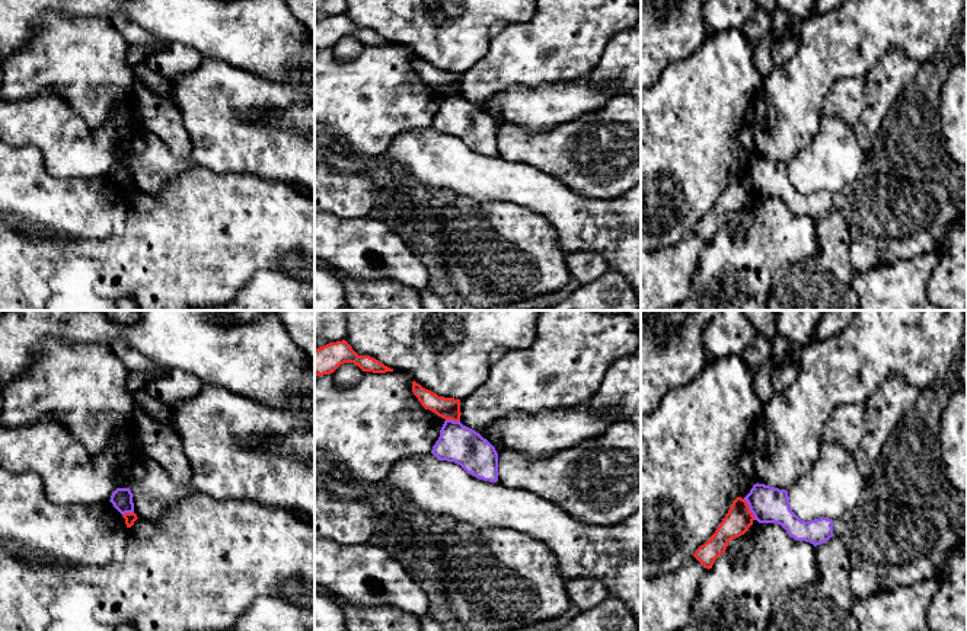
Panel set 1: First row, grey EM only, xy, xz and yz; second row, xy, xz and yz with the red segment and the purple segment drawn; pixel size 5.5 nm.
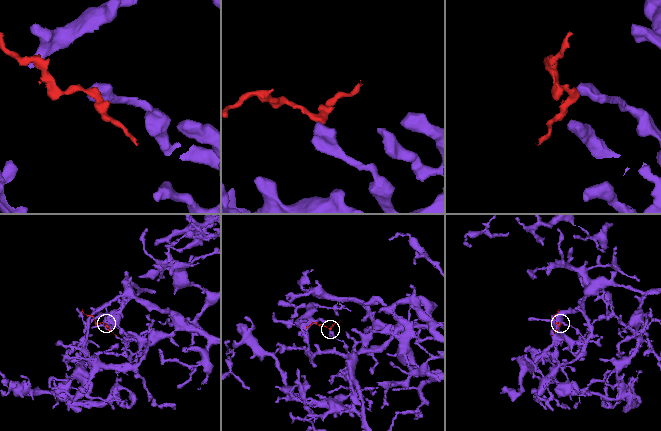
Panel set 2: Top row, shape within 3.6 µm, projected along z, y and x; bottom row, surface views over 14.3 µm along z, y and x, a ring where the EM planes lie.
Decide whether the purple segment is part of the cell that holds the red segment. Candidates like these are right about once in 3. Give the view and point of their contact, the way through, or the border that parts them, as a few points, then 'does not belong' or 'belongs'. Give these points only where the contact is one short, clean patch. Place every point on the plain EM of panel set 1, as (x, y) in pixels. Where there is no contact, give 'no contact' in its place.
meets red in yz at (749, 182); border along yz (743, 172), (755, 193); does not belong

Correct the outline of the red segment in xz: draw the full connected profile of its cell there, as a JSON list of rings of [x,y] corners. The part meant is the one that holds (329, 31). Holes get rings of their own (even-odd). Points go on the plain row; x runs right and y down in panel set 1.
[[[345,13],[329,16],[315,23],[316,50],[331,48],[344,36],[354,36],[363,45],[393,45],[393,42],[384,39],[383,36],[370,29],[358,29]]]

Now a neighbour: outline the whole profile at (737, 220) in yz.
[[[753,194],[753,198],[749,201],[749,204],[744,208],[735,213],[731,213],[728,216],[725,227],[728,227],[734,236],[738,236],[740,230],[754,219],[757,200],[759,200],[759,195]]]

